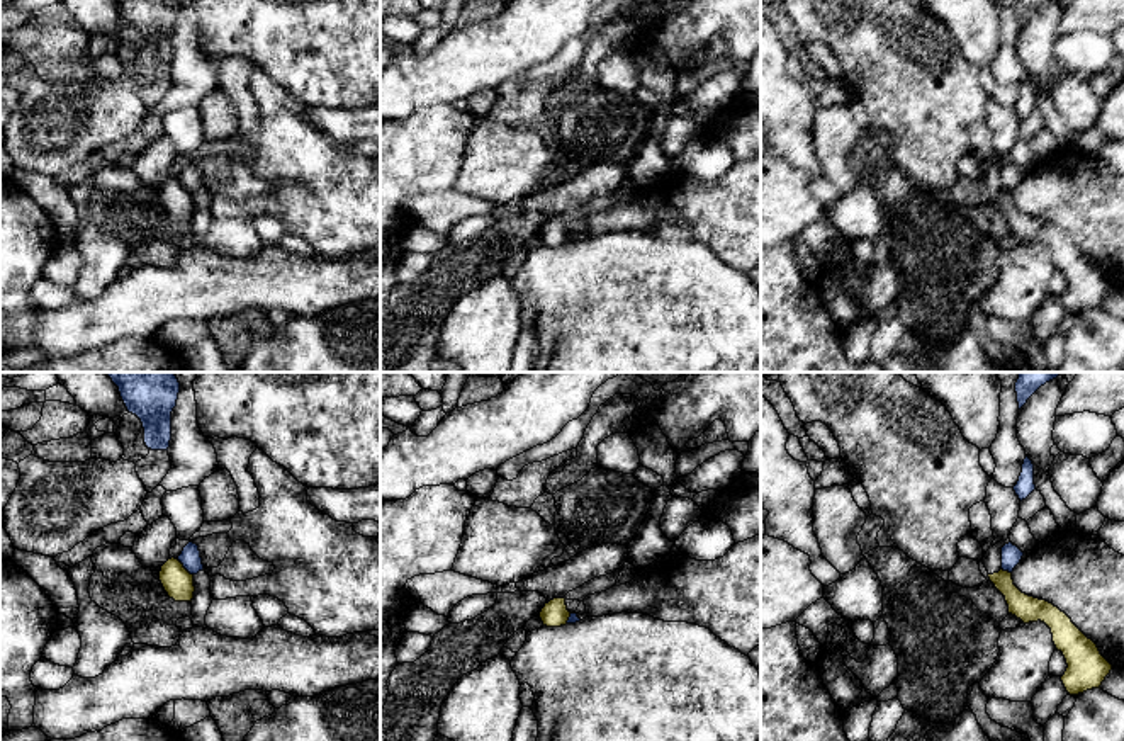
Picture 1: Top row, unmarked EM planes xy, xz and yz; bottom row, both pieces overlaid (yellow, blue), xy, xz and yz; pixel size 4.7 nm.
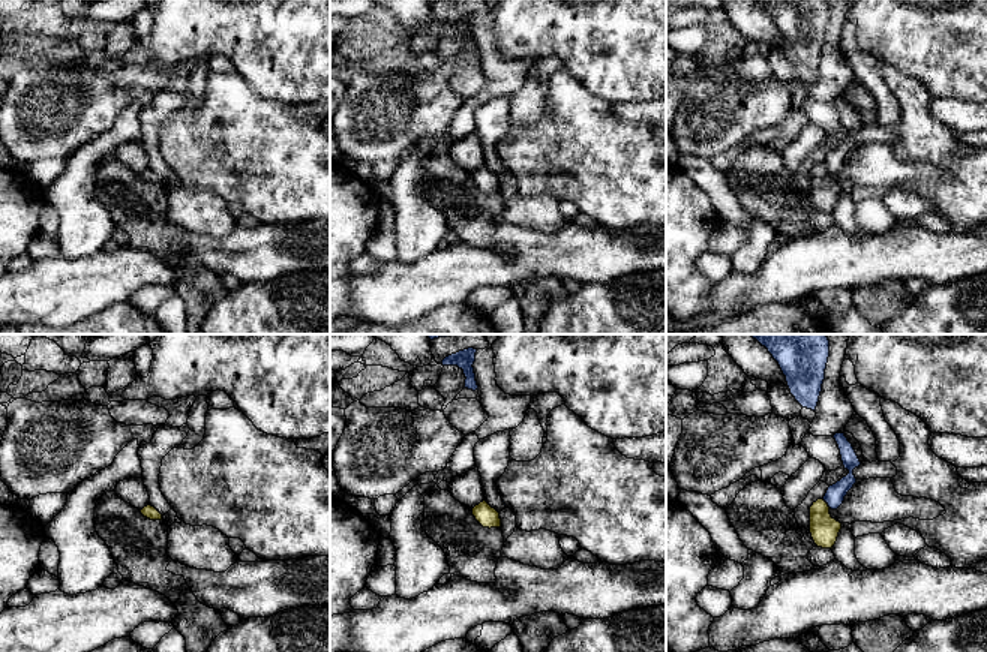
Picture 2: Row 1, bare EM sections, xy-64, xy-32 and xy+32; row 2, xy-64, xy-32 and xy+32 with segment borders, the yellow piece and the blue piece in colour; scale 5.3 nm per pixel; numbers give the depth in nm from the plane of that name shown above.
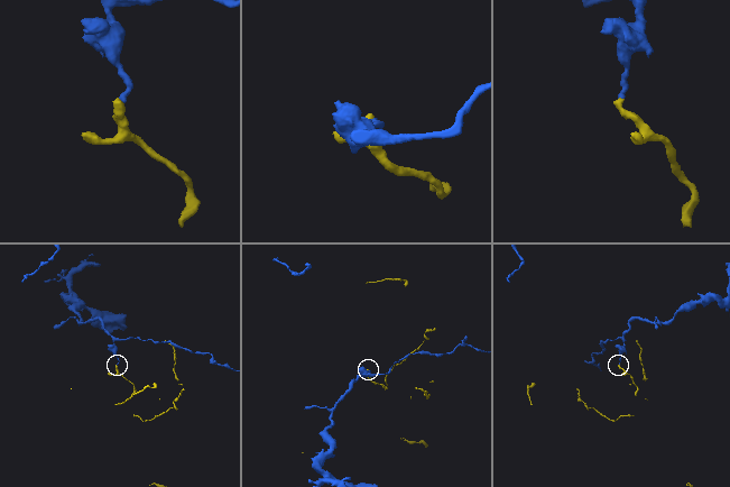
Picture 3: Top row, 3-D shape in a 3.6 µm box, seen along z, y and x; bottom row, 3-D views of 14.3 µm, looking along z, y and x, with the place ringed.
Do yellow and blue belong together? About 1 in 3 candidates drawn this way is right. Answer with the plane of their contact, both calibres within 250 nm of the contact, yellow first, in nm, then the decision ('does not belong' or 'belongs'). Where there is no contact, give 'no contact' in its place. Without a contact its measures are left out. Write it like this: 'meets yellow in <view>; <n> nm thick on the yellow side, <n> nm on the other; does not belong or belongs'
meets yellow in xy; 140 nm thick on the yellow side, 100 nm on the other; does not belong

